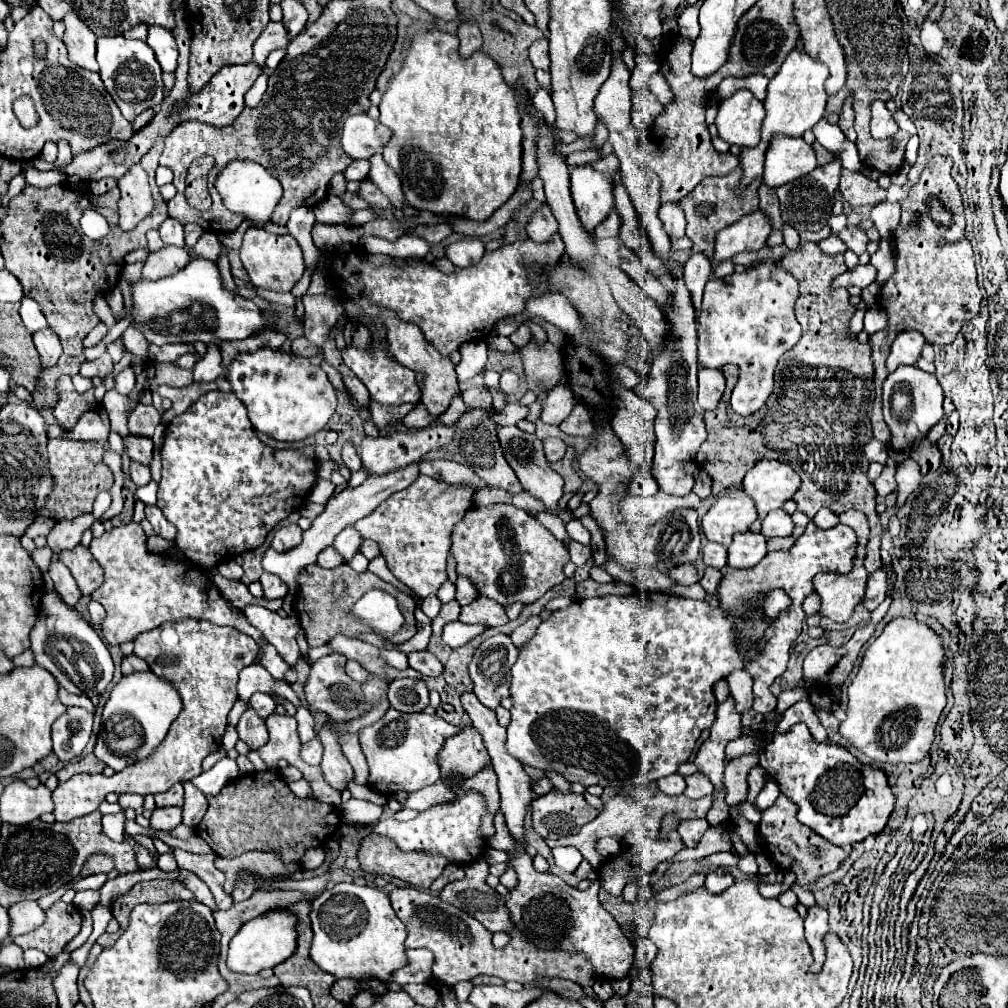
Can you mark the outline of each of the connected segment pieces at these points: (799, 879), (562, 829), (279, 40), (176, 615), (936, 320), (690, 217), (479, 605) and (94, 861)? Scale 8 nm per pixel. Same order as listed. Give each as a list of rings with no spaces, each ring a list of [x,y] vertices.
[[[780,795],[772,807],[762,811],[762,821],[758,825],[758,833],[760,833],[762,847],[774,859],[778,869],[794,871],[796,883],[802,887],[808,887],[818,877],[836,871],[840,861],[846,857],[846,851],[842,847],[832,845],[830,841],[824,841],[824,837],[820,837],[808,825],[796,821],[796,813],[798,813],[798,805],[794,801],[790,801],[786,795]]]
[[[550,791],[532,801],[534,829],[544,839],[560,839],[576,835],[582,825],[592,821],[600,811],[590,807],[582,795],[562,795]]]
[[[268,23],[268,27],[260,33],[260,37],[254,41],[254,57],[252,61],[260,67],[264,67],[266,57],[274,49],[286,49],[288,47],[288,33],[284,33],[282,23]]]
[[[128,523],[106,531],[102,537],[92,539],[90,553],[104,569],[104,583],[92,593],[92,599],[106,609],[106,619],[102,621],[102,637],[106,645],[118,647],[126,641],[134,641],[140,633],[152,631],[166,621],[210,621],[214,625],[230,625],[238,631],[250,635],[254,641],[264,643],[262,667],[280,681],[286,681],[290,665],[276,653],[276,649],[266,643],[262,633],[252,627],[242,613],[236,615],[224,603],[224,597],[210,581],[206,569],[192,565],[192,561],[176,561],[170,555],[156,555],[146,549],[146,535],[138,523]]]
[[[940,155],[932,157],[928,161],[926,169],[922,171],[918,183],[910,189],[908,197],[900,201],[902,203],[902,221],[894,231],[894,247],[896,247],[896,255],[898,255],[896,273],[880,289],[880,305],[888,313],[888,325],[882,331],[870,335],[872,361],[874,361],[874,369],[876,369],[876,373],[874,373],[876,401],[874,401],[874,409],[872,409],[872,433],[884,445],[890,445],[892,433],[882,419],[882,383],[888,377],[886,357],[888,357],[888,349],[890,349],[890,343],[894,341],[894,337],[904,329],[916,329],[924,335],[924,339],[928,343],[946,345],[946,343],[954,341],[954,337],[962,329],[962,325],[966,321],[970,321],[980,310],[982,295],[977,284],[976,269],[974,269],[974,251],[972,251],[970,241],[964,235],[964,227],[966,227],[964,201],[962,201],[956,181],[950,175],[950,167],[952,167],[952,161],[948,157],[940,157]]]
[[[734,169],[732,173],[724,177],[706,177],[688,197],[680,201],[682,211],[686,213],[686,235],[694,241],[694,253],[696,249],[704,251],[704,255],[712,257],[714,249],[714,237],[720,229],[736,223],[744,215],[752,215],[758,211],[758,185],[752,185],[744,197],[732,197],[732,185],[736,185],[736,177],[740,177],[740,169]]]
[[[476,597],[470,605],[462,607],[460,611],[460,621],[468,625],[482,625],[486,629],[496,629],[504,623],[508,623],[506,611],[502,605],[498,605],[492,599],[486,597]]]
[[[92,855],[92,857],[86,861],[86,865],[84,865],[80,876],[86,877],[92,875],[92,873],[110,873],[112,869],[114,869],[114,865],[112,865],[110,857],[106,857],[106,855]]]

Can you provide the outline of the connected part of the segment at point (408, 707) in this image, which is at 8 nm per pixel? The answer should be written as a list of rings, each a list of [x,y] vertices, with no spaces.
[[[394,679],[390,681],[388,689],[388,701],[390,707],[396,711],[404,713],[414,713],[414,711],[424,711],[428,705],[428,687],[422,679]]]

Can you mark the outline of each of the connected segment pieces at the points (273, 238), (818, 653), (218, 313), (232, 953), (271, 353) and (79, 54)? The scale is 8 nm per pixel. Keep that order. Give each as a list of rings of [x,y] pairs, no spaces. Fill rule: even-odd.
[[[250,227],[244,235],[244,243],[240,247],[240,259],[254,285],[276,291],[276,293],[292,291],[296,281],[304,273],[302,249],[292,235],[274,235],[264,229],[256,229],[256,227],[254,229]]]
[[[874,623],[860,627],[854,633],[854,637],[842,647],[832,647],[832,645],[814,647],[804,659],[804,679],[814,681],[816,685],[828,691],[842,685],[848,679],[858,659],[860,647],[872,637],[872,633],[874,633]]]
[[[192,259],[178,273],[158,279],[144,281],[140,279],[134,285],[134,309],[136,325],[150,343],[212,343],[212,341],[232,341],[246,339],[268,325],[274,325],[276,319],[256,307],[254,301],[242,297],[238,291],[228,291],[220,277],[220,271],[214,261]]]
[[[270,911],[262,917],[250,919],[240,927],[240,931],[232,937],[230,941],[230,951],[228,951],[228,967],[236,969],[236,973],[260,973],[262,969],[276,967],[278,963],[286,961],[294,949],[296,949],[296,917],[292,917],[286,911]]]
[[[258,349],[256,353],[242,353],[228,367],[228,381],[234,393],[248,409],[254,429],[276,441],[302,441],[326,427],[336,411],[336,389],[328,381],[322,367],[316,367],[306,357],[286,353],[282,349]]]
[[[68,11],[62,19],[66,25],[64,33],[64,45],[68,49],[68,57],[72,63],[80,65],[88,71],[98,71],[96,63],[96,35],[80,21],[80,17],[74,11]]]

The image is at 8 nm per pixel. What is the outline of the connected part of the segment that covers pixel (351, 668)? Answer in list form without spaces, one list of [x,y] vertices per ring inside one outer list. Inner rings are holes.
[[[346,661],[346,673],[348,673],[348,677],[352,677],[354,681],[366,681],[366,677],[368,677],[368,671],[362,667],[362,665],[358,665],[356,661]]]

